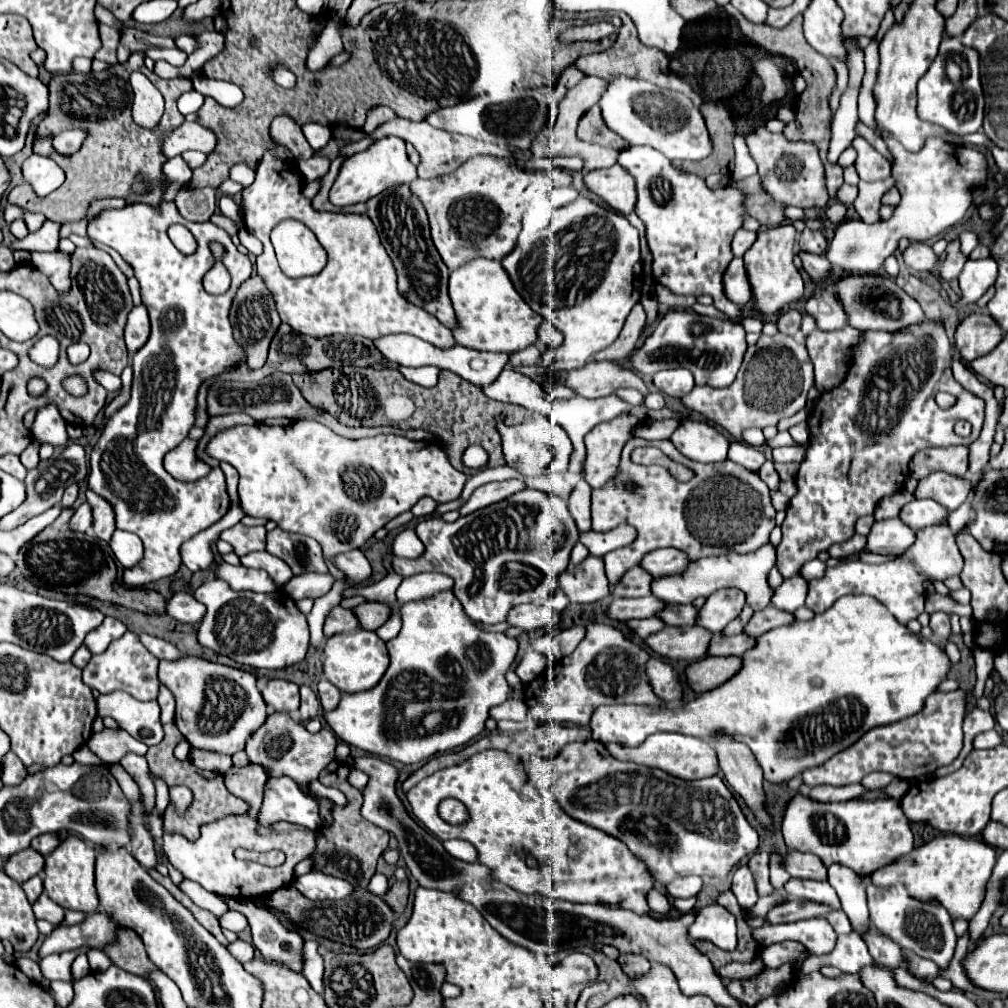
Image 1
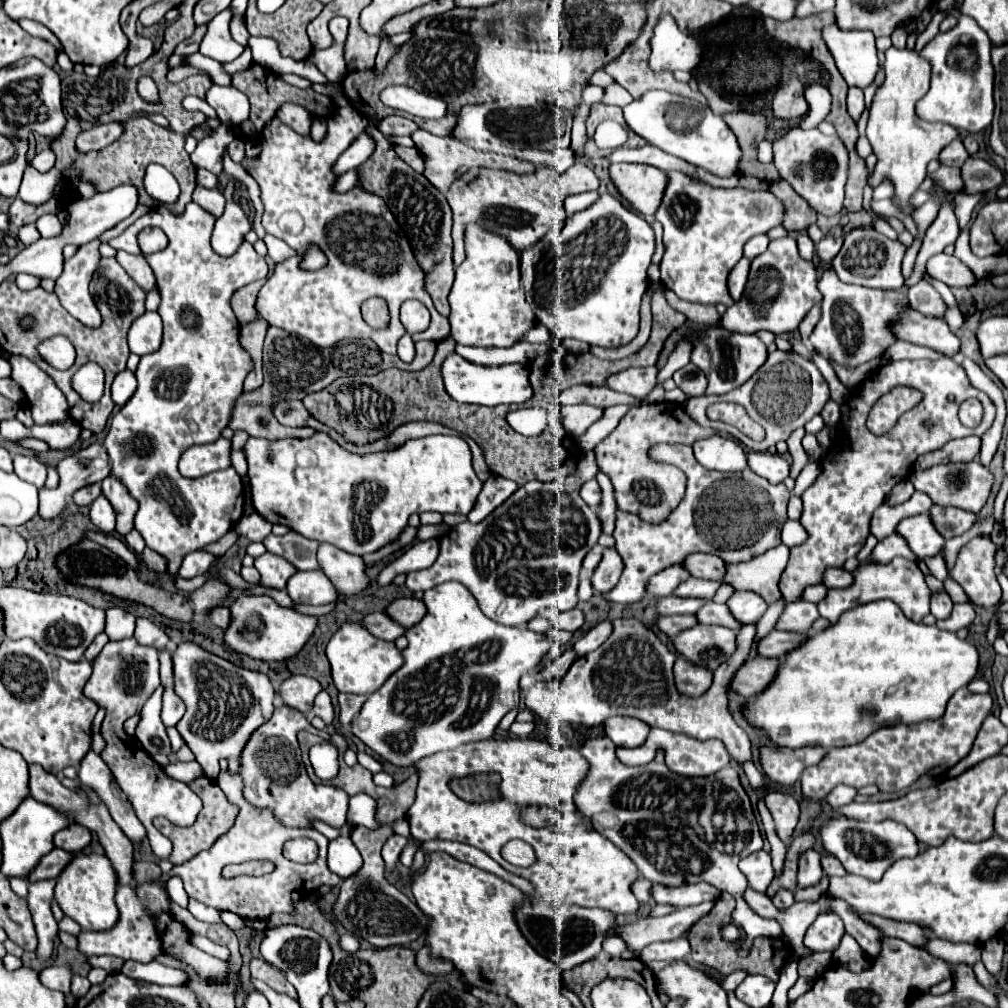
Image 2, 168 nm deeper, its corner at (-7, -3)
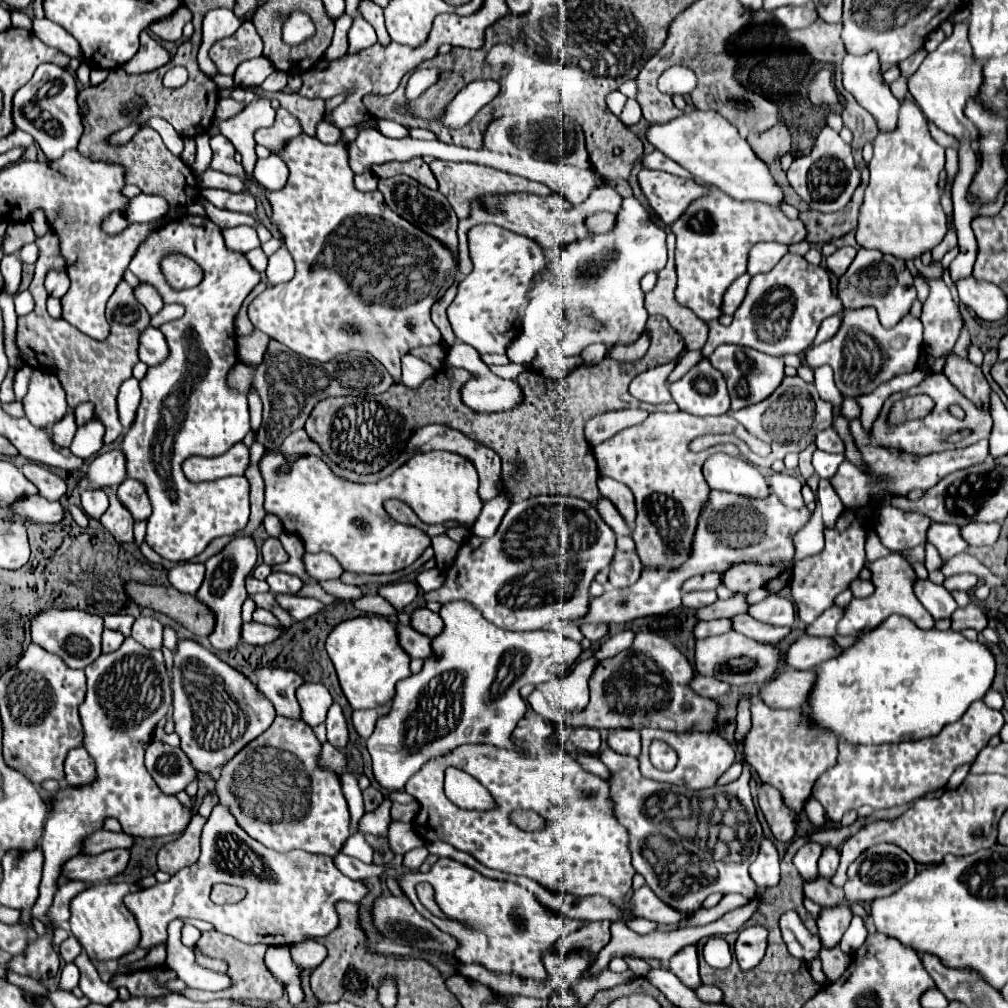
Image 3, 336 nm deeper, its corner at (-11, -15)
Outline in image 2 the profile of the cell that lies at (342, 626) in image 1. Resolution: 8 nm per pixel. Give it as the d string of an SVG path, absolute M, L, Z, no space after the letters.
M374 612L374 614L366 614L362 618L362 626L376 638L380 640L396 640L398 636L402 636L406 630L402 626L398 626L396 622L392 622L384 612Z

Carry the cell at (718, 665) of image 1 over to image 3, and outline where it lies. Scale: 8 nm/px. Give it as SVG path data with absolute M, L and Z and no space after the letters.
M786 670L780 672L770 684L764 684L760 690L760 698L770 708L806 708L808 696L816 684L816 672L800 672Z

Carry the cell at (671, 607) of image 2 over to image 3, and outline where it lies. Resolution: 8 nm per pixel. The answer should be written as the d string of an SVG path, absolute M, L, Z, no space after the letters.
M736 592L732 598L728 600L716 600L714 604L698 610L698 618L700 620L714 620L714 618L732 618L736 614L744 614L748 612L750 604L746 602L746 594Z

